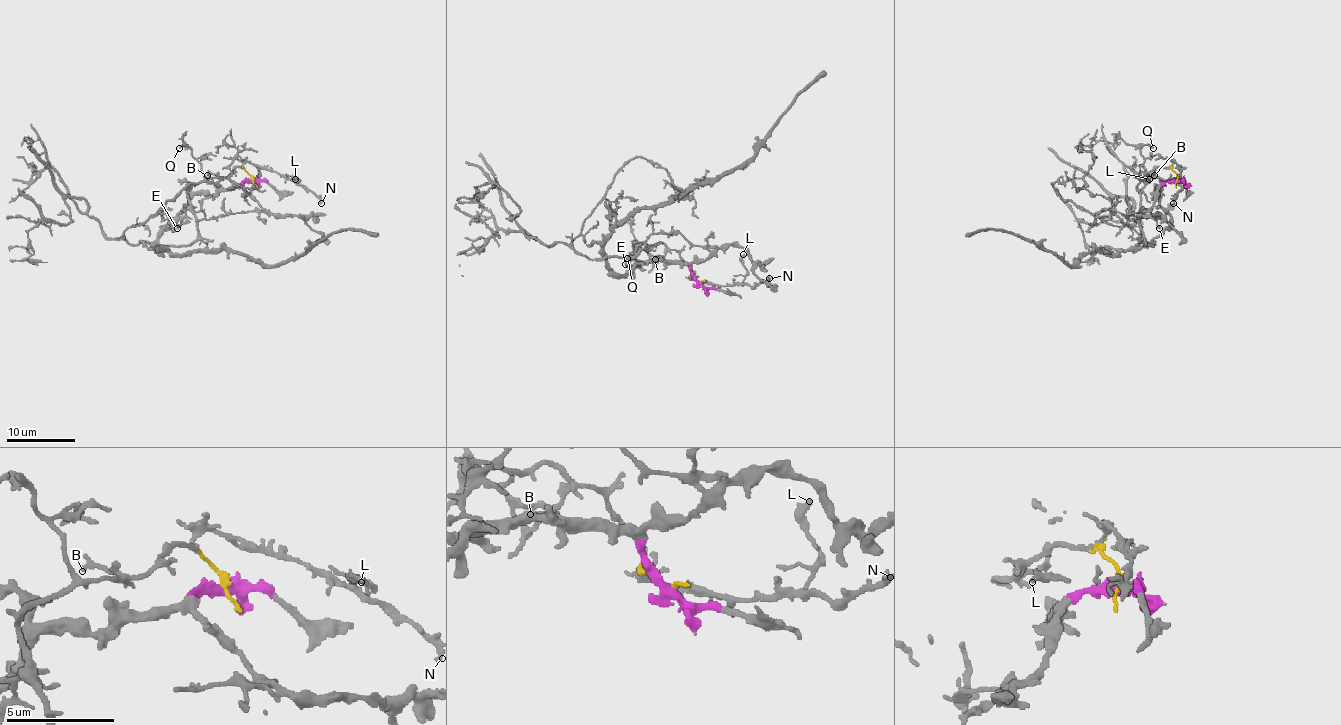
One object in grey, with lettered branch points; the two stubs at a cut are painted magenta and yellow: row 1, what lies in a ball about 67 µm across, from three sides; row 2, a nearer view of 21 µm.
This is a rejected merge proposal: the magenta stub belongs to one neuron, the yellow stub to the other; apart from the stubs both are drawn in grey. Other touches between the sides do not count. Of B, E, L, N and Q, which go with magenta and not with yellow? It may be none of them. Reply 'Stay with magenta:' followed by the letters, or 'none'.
Stay with magenta: none

